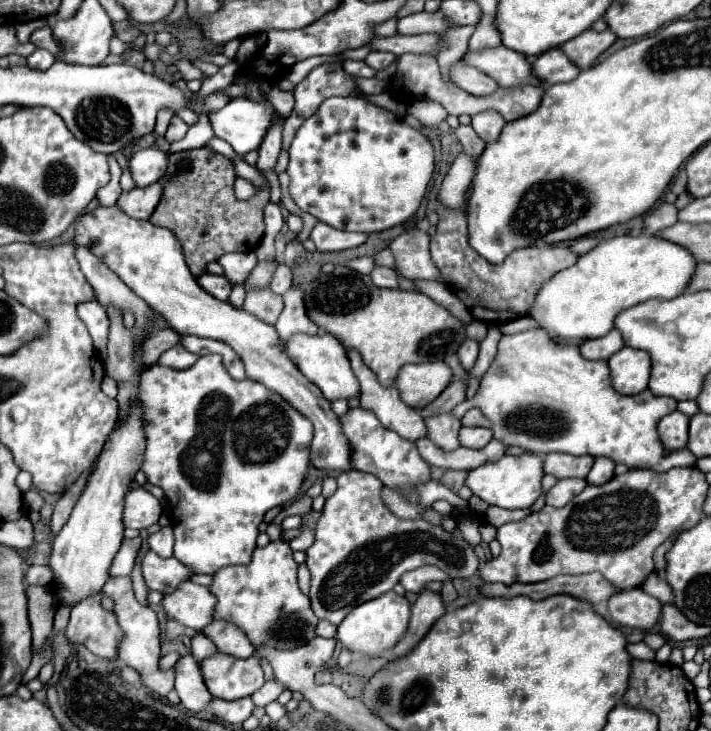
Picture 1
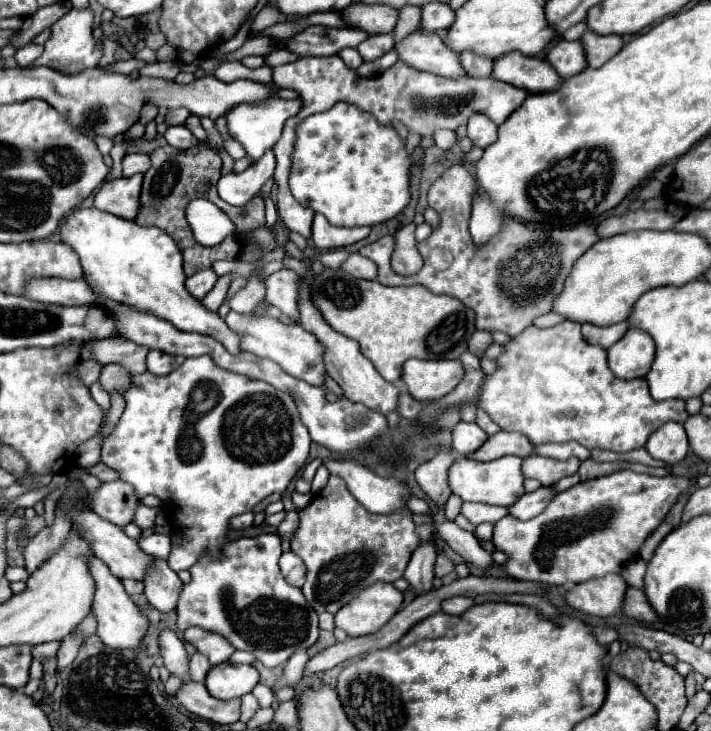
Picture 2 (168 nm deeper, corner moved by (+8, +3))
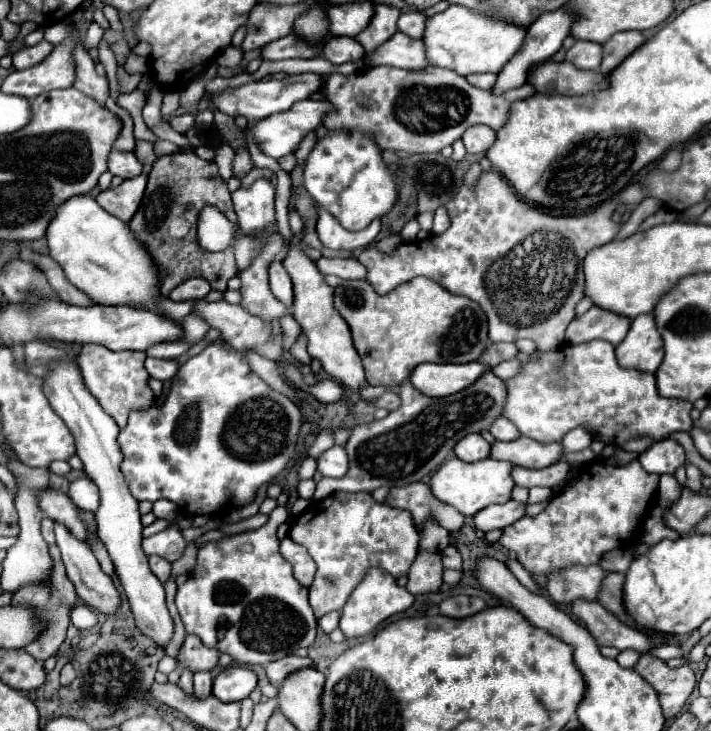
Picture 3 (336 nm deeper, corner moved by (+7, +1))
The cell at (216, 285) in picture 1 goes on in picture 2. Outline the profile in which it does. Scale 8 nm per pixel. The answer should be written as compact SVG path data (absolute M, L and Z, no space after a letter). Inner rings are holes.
M205 269L205 271L199 271L199 273L195 273L193 277L189 277L189 279L185 281L185 287L187 287L187 291L189 291L193 297L203 299L203 297L213 289L215 281L217 281L217 275L215 275L211 269Z

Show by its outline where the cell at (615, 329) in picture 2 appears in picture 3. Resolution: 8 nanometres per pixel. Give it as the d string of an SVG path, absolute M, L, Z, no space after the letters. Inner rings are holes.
M590 307L584 315L576 317L566 331L566 341L570 345L586 343L592 339L604 339L618 345L630 329L630 319L614 315L612 311L602 311L602 307Z

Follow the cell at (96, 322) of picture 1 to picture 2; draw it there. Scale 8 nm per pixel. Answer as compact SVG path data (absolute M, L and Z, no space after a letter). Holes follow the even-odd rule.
M31 279L27 283L25 291L27 299L49 303L49 305L65 305L65 307L75 307L75 305L93 305L95 297L89 285L85 285L83 279L79 281L69 281L69 279Z

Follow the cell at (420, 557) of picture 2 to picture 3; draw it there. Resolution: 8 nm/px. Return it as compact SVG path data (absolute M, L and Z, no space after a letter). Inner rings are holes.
M434 521L426 523L424 529L420 531L420 549L428 549L428 551L440 551L446 549L450 545L448 539L448 531L442 529L440 525L436 525Z

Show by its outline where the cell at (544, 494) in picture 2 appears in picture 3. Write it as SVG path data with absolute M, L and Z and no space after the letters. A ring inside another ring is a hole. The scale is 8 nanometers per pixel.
M508 501L502 505L490 505L472 517L472 525L474 525L474 529L480 529L484 533L492 531L492 529L504 529L510 523L524 517L524 507L526 505L518 503L518 501Z

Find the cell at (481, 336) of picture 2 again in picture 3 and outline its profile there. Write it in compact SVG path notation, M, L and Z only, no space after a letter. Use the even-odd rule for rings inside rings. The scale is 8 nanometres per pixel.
M492 343L490 349L486 349L478 361L480 361L480 363L486 363L486 365L490 365L490 367L494 367L494 365L498 365L498 363L502 363L502 361L514 359L518 353L520 353L520 351L518 351L516 343Z

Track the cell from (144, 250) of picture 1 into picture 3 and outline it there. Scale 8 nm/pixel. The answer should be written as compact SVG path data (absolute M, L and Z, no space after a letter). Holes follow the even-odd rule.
M76 195L60 203L48 225L46 241L50 257L62 267L68 281L88 293L96 303L134 305L160 313L152 301L160 295L160 271L154 267L148 251L136 241L130 227L108 211L102 211L92 195Z

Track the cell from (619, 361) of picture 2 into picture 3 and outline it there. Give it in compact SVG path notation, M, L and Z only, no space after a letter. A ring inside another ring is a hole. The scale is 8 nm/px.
M652 313L638 315L632 321L628 335L616 347L616 357L622 367L636 367L654 373L664 359L664 341L656 329Z

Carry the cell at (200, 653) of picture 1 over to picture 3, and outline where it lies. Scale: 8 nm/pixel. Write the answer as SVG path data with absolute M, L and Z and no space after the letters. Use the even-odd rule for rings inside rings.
M200 671L200 673L194 673L194 695L196 697L206 697L212 693L212 673L208 671Z

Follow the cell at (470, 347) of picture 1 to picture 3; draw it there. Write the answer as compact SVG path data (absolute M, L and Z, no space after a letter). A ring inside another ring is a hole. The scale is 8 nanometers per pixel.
M488 371L468 389L450 397L434 399L422 395L406 379L398 387L398 395L402 399L398 411L388 413L380 421L354 427L352 437L346 445L350 471L342 479L322 479L312 497L314 501L320 501L334 491L374 491L384 485L402 487L422 481L432 471L436 471L438 465L442 465L442 461L462 437L488 431L490 423L502 417L506 405L506 381L498 379L492 371Z

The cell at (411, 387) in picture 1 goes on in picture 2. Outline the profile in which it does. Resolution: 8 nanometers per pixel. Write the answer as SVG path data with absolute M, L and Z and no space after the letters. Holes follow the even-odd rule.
M409 359L403 365L401 379L407 391L419 399L439 399L451 393L463 377L463 367L459 361L421 361Z

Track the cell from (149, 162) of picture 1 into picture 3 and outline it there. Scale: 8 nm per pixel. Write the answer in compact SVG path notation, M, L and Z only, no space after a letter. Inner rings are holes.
M112 149L108 155L108 171L112 175L120 175L122 179L130 179L142 173L142 165L138 163L132 151L118 151Z

